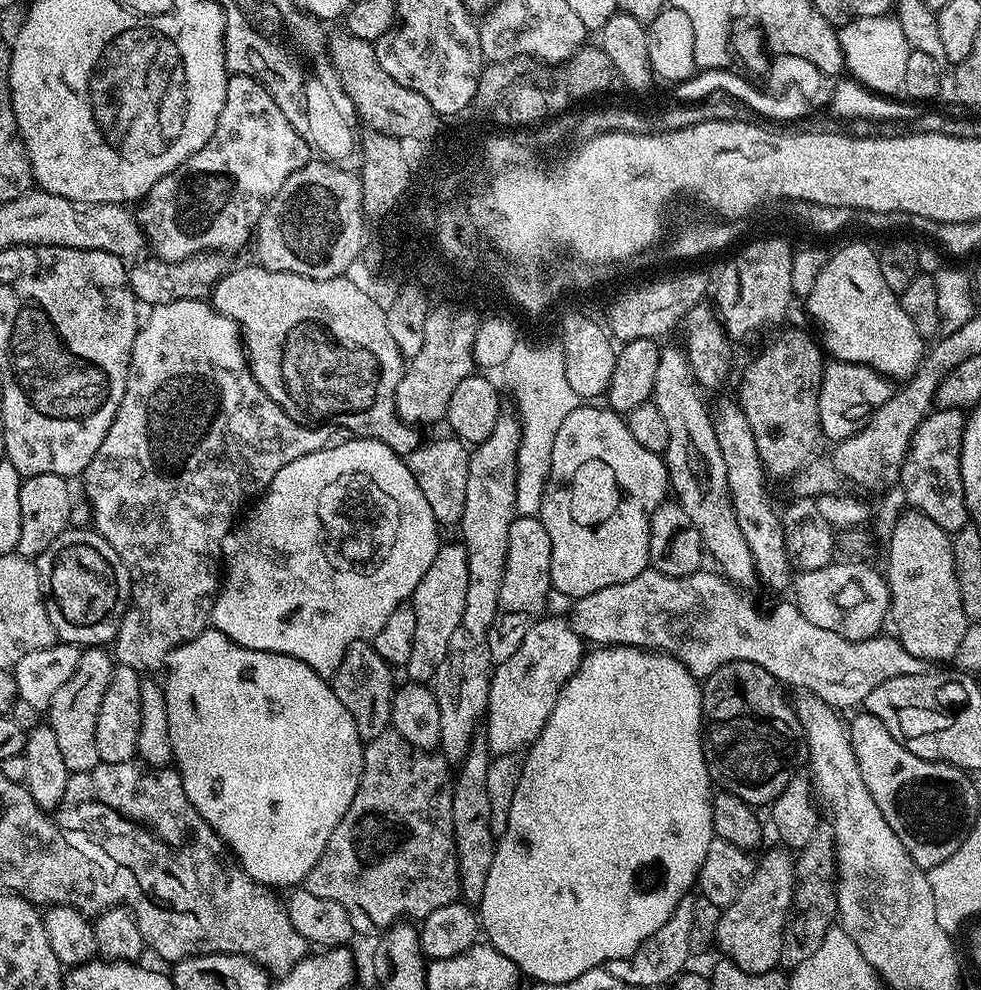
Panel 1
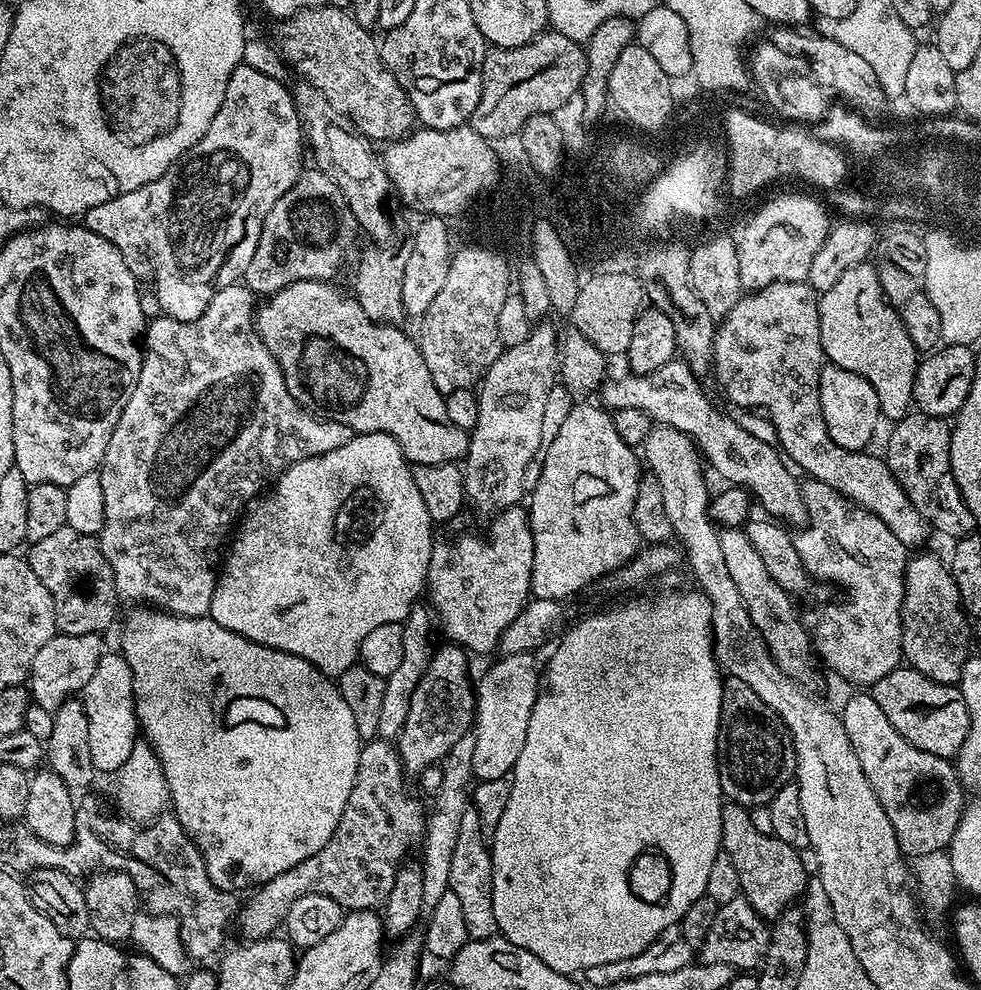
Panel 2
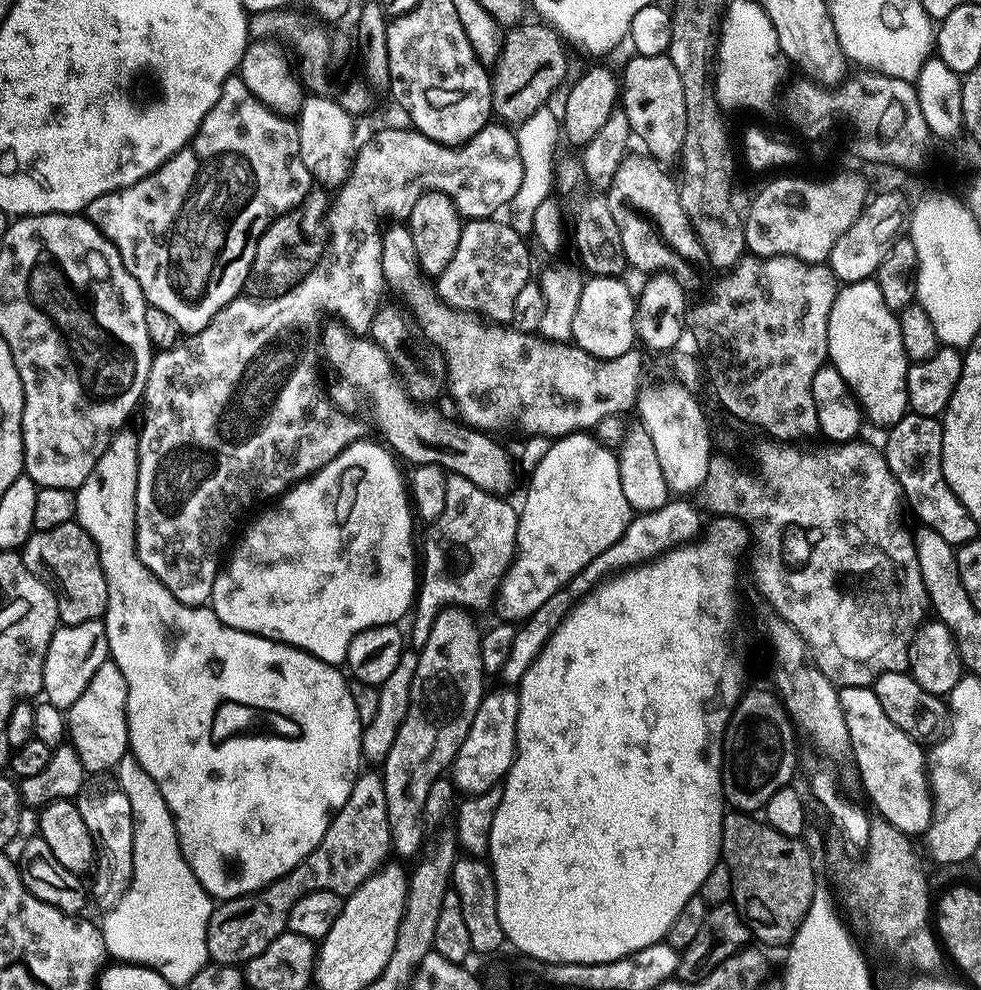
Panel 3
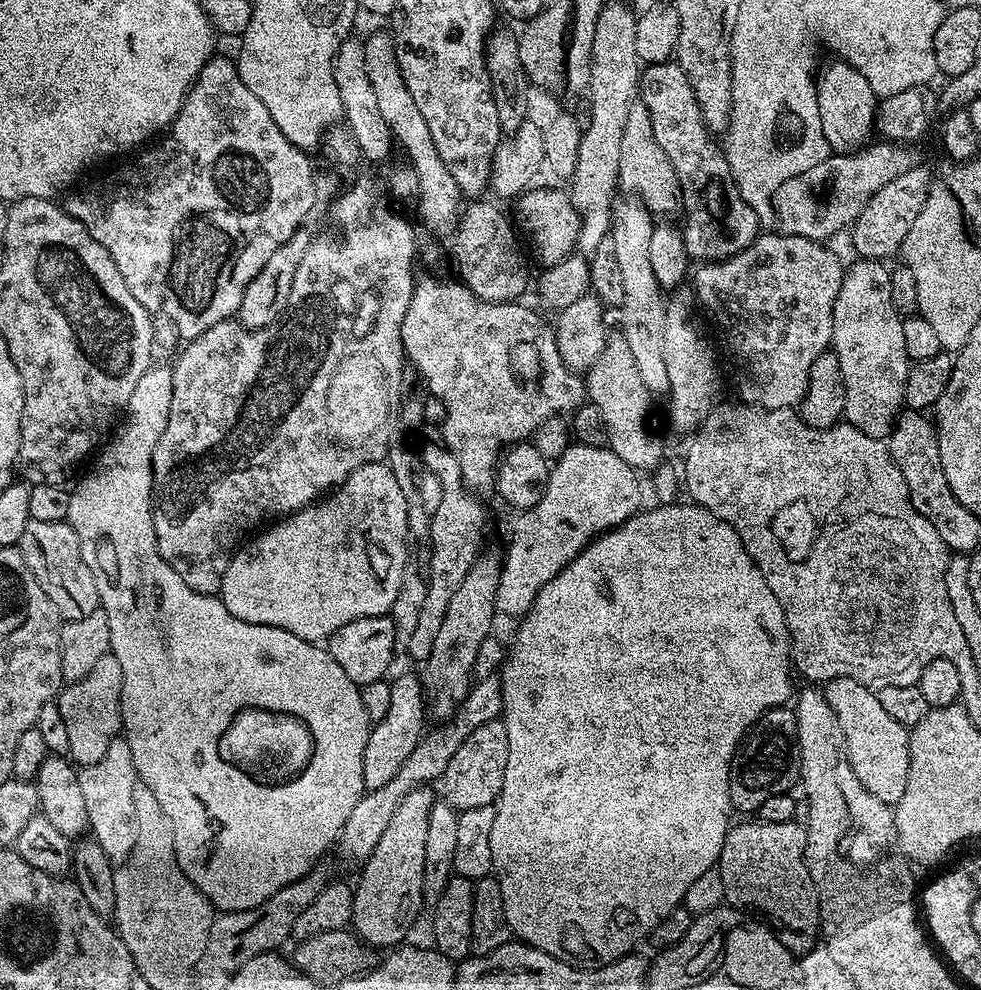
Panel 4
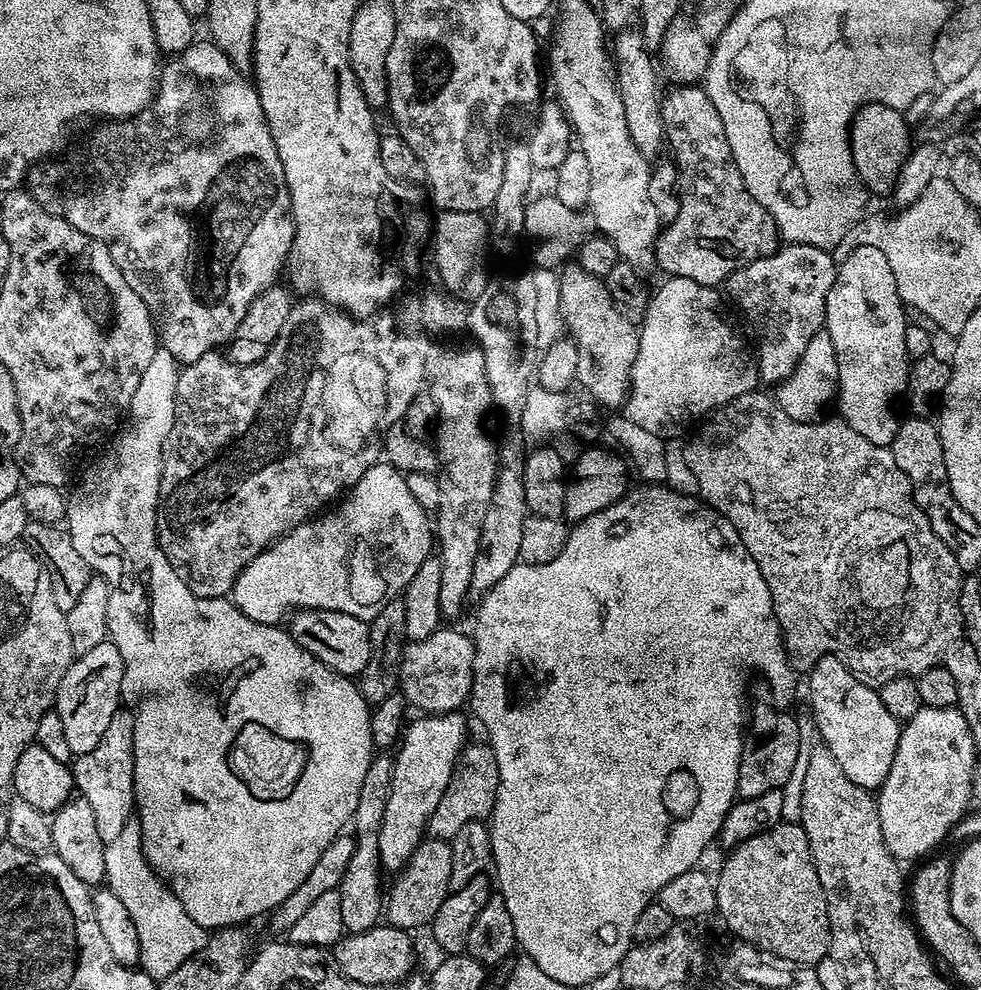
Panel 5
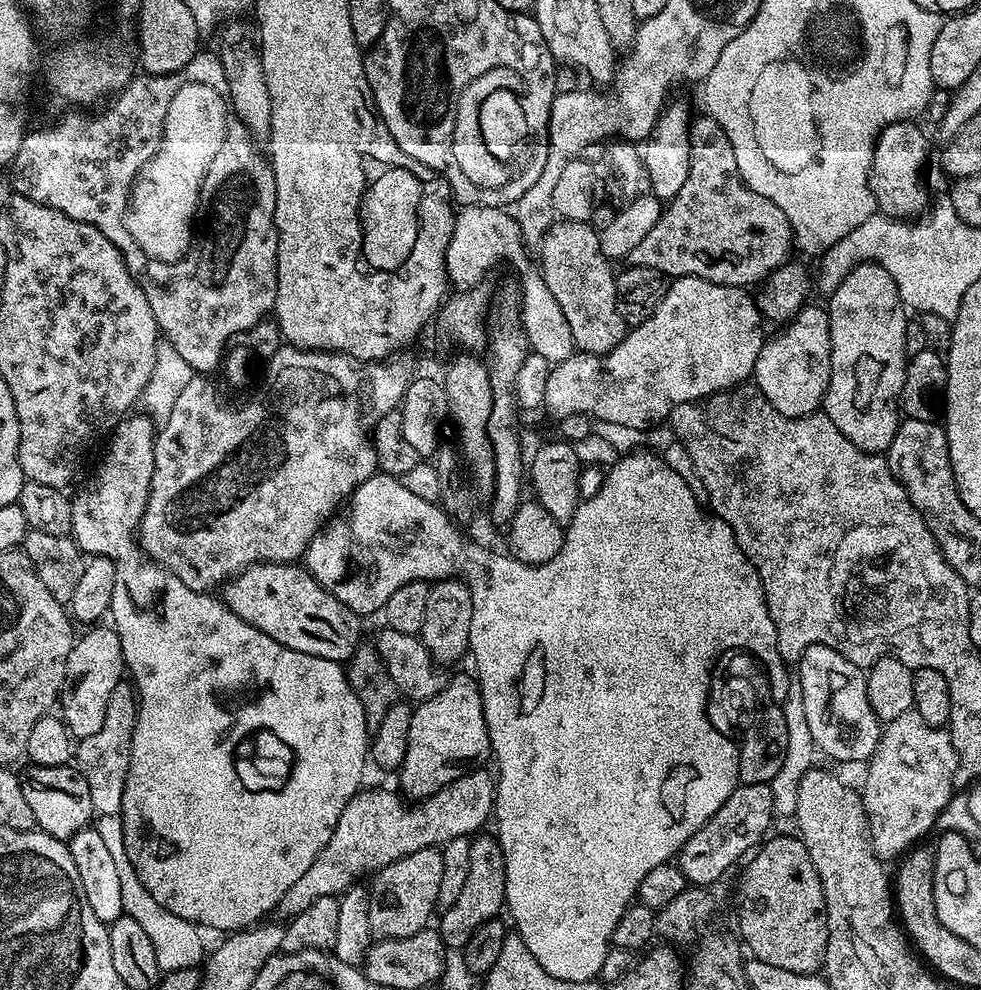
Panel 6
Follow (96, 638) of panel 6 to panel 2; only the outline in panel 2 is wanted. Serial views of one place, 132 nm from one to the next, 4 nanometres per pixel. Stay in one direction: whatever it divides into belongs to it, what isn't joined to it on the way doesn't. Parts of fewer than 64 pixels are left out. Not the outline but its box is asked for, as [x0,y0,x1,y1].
[82,650,138,774]

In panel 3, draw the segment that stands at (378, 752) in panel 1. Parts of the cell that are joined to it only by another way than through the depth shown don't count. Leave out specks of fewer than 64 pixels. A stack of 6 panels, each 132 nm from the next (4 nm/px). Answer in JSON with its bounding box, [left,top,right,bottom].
[208,771,392,966]

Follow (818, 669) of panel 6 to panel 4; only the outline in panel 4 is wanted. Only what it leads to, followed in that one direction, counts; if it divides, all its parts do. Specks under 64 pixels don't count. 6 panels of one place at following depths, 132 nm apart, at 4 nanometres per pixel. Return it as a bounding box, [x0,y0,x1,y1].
[822,674,910,806]

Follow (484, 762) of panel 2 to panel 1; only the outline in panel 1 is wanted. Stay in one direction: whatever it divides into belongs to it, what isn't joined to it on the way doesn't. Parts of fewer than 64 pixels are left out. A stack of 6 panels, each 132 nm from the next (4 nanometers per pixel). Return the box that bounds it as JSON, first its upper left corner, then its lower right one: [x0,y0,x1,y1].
[486,615,586,756]

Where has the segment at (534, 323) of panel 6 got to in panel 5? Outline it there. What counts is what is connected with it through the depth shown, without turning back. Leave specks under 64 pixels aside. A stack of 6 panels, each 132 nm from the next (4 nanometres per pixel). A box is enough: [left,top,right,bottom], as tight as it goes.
[434,211,490,302]

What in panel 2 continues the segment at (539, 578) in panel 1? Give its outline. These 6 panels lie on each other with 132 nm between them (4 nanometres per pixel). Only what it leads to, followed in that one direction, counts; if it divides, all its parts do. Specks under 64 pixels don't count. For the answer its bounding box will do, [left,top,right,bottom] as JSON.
[426,507,534,653]

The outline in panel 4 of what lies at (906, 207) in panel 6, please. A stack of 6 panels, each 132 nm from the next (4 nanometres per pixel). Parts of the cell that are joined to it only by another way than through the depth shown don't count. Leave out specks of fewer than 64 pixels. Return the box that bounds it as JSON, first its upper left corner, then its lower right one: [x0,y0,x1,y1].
[817,58,878,154]

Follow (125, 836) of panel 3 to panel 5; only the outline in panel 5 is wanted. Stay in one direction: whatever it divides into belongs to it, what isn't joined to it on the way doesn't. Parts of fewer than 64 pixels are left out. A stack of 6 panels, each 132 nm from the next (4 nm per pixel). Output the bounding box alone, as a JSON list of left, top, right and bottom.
[71,710,136,844]

